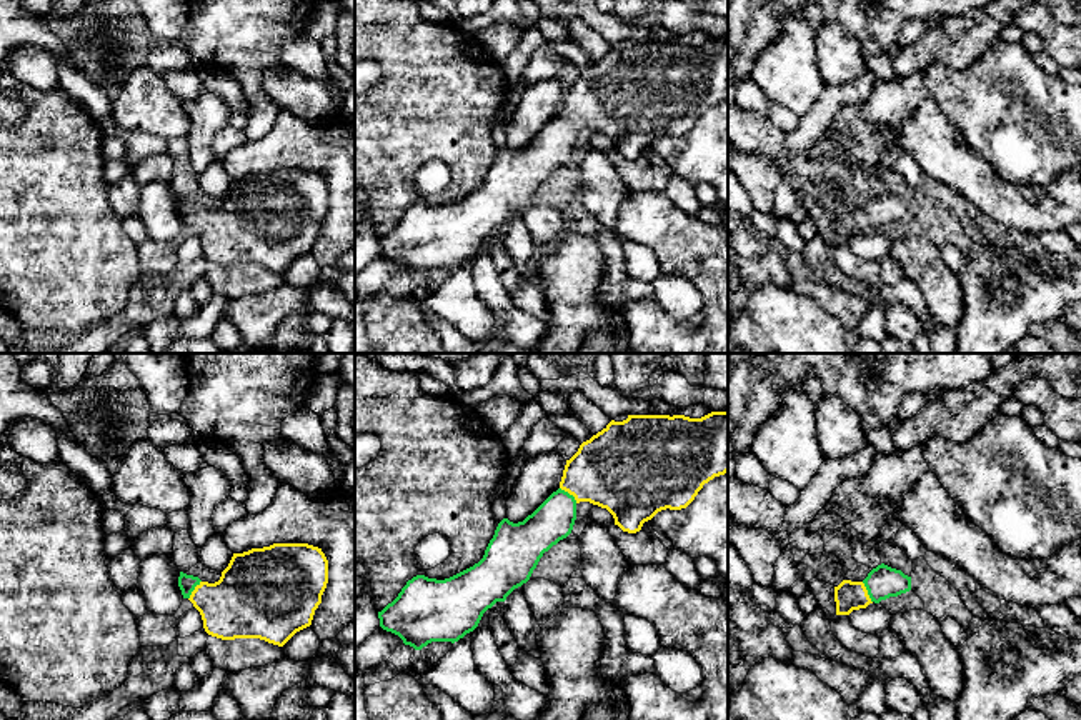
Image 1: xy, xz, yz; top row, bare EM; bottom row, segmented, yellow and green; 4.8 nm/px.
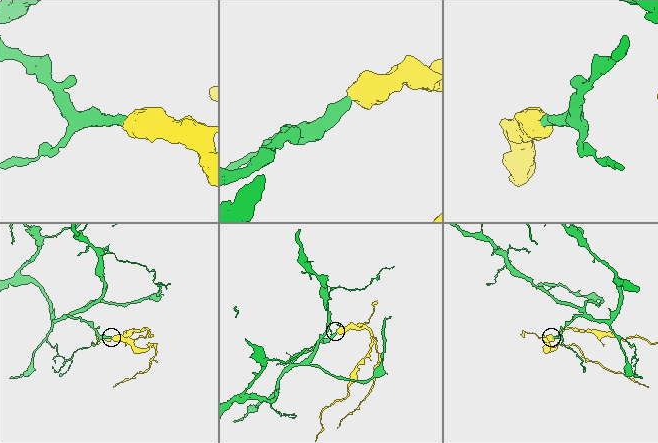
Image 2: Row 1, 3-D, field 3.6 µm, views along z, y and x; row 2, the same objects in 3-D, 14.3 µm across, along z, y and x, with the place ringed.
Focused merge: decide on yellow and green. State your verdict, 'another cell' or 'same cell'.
same cell

